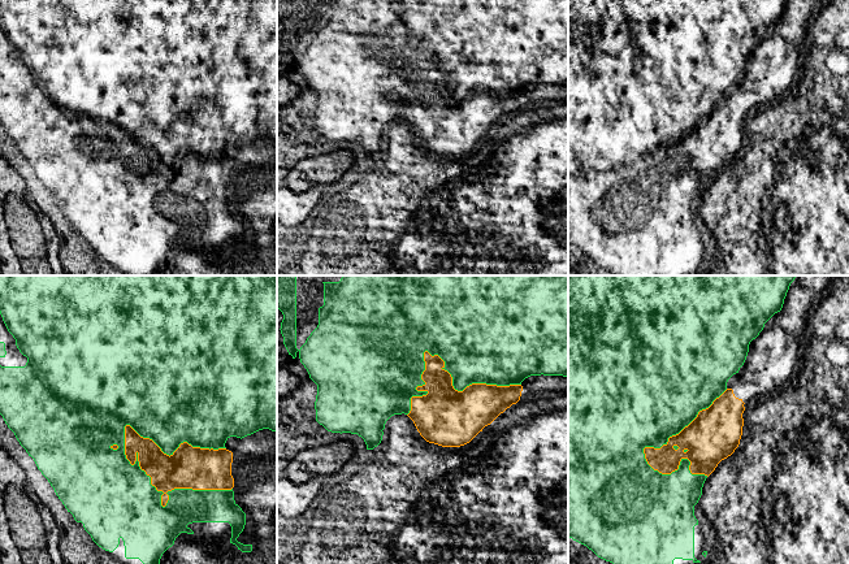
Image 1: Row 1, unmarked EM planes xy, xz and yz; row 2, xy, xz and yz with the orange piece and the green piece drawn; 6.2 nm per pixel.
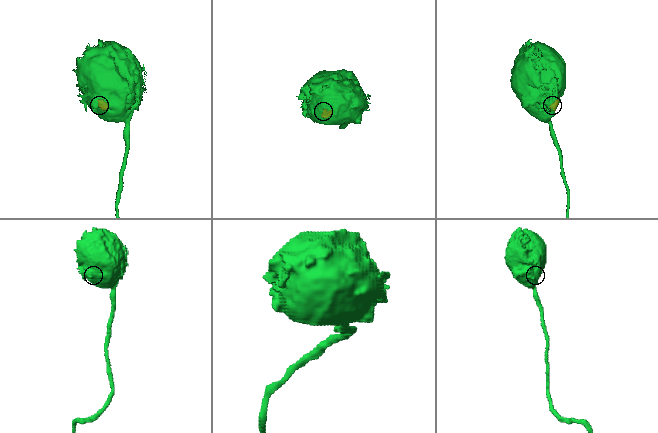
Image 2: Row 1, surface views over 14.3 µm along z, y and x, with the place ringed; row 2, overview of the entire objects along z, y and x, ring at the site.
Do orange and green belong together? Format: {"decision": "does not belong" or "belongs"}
{"decision": "belongs"}

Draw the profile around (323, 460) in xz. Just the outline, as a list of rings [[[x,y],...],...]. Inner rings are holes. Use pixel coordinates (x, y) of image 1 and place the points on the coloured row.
[[[335,441],[298,454],[285,469],[285,478],[303,483],[315,476],[330,476],[338,472],[359,450],[348,441]]]

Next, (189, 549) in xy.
[[[181,533],[172,546],[168,564],[259,564],[259,551],[242,552],[230,541],[213,541]]]

